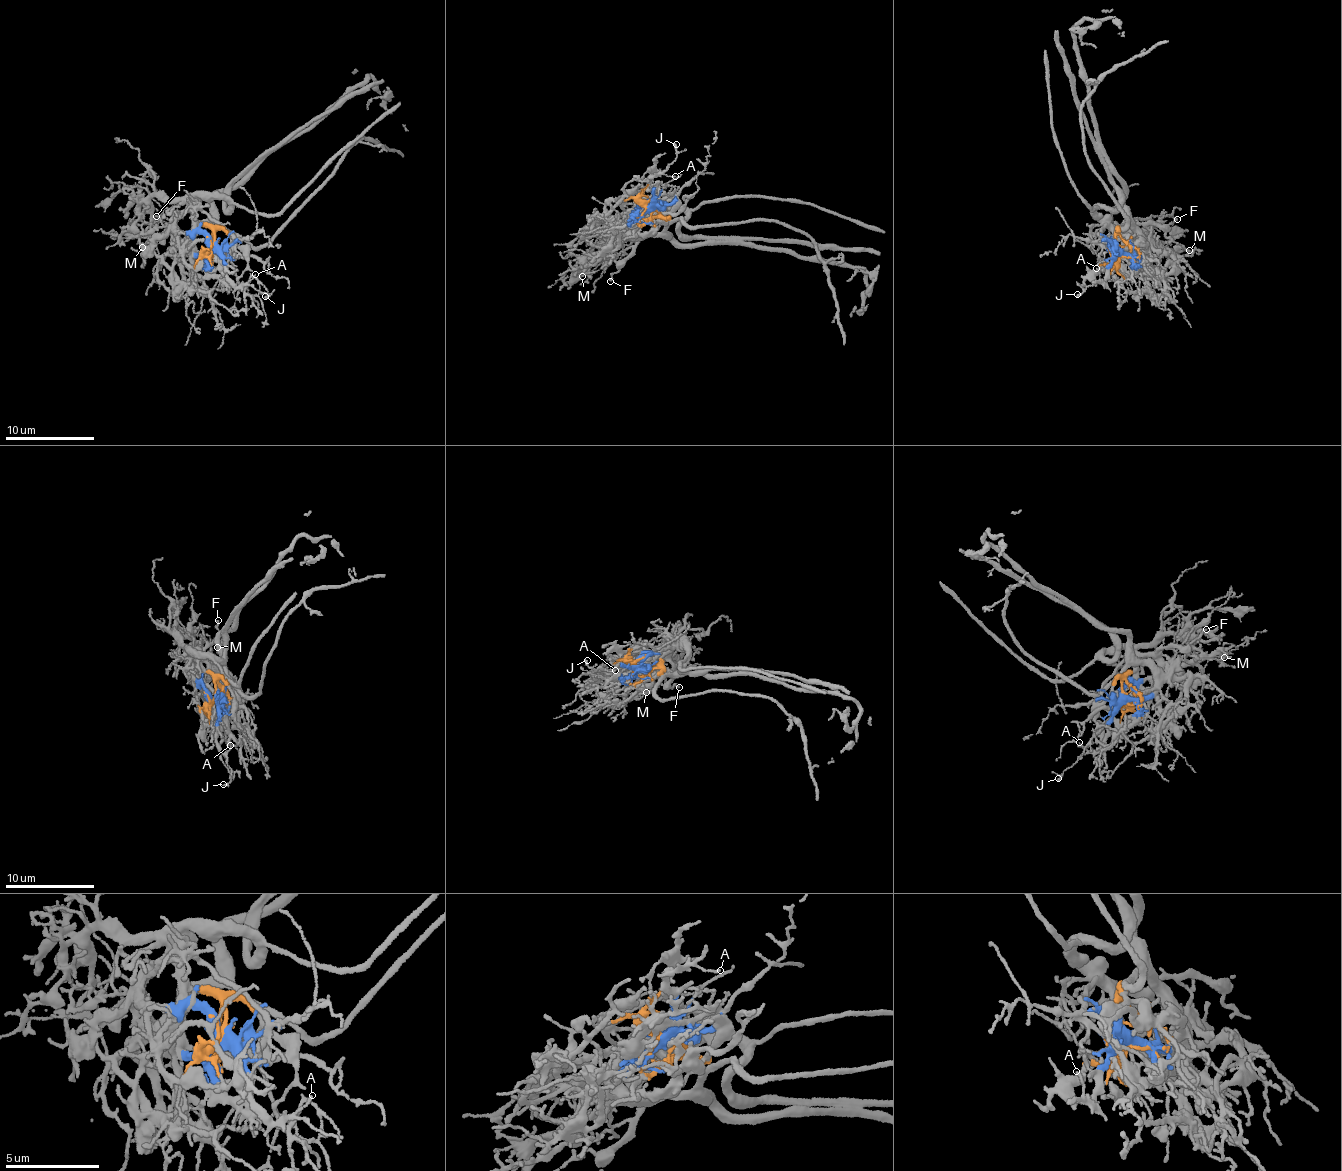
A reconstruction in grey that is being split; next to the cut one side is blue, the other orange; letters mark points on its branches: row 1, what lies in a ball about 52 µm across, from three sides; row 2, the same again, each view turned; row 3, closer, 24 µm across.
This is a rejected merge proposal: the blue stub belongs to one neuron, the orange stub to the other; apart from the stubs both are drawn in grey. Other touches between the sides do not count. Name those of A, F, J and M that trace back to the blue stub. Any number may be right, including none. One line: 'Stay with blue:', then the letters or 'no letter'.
Stay with blue: A, J

